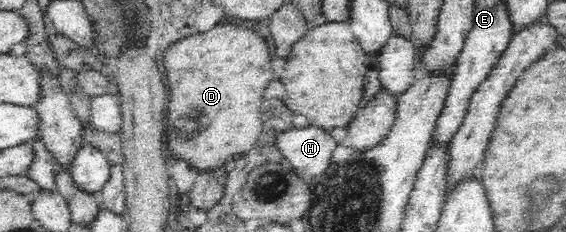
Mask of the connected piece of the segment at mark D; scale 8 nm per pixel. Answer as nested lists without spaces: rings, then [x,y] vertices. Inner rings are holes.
[[[218,22],[210,30],[181,38],[163,50],[162,65],[169,86],[167,150],[198,170],[188,198],[192,206],[205,212],[222,198],[227,176],[225,163],[248,152],[262,132],[260,105],[266,86],[274,78],[268,45],[263,36],[250,28]],[[184,120],[196,120],[196,126],[186,130]]]

